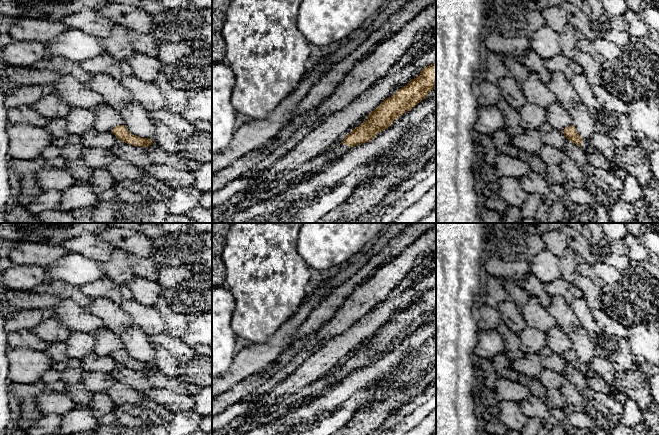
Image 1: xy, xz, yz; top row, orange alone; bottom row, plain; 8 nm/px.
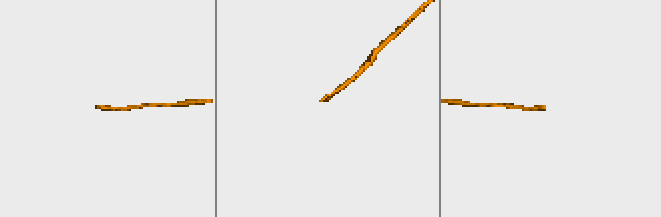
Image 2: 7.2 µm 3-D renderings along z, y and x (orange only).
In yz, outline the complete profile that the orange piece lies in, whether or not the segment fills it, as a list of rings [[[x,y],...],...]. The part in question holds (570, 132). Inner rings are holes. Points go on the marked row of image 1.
[[[573,125],[566,127],[562,133],[569,140],[583,148],[586,152],[593,151],[591,144],[586,139],[582,139]]]

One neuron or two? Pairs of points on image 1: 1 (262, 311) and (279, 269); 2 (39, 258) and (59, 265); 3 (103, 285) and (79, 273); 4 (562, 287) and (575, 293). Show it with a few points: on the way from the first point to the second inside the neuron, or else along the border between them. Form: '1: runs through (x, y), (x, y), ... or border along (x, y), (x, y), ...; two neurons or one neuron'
1: runs through (264, 301), (271, 279); one neuron
2: border along (69, 253), (55, 259), (47, 266); two neurons
3: border along (104, 277), (80, 286); two neurons
4: runs through (565, 289), (572, 293); one neuron

